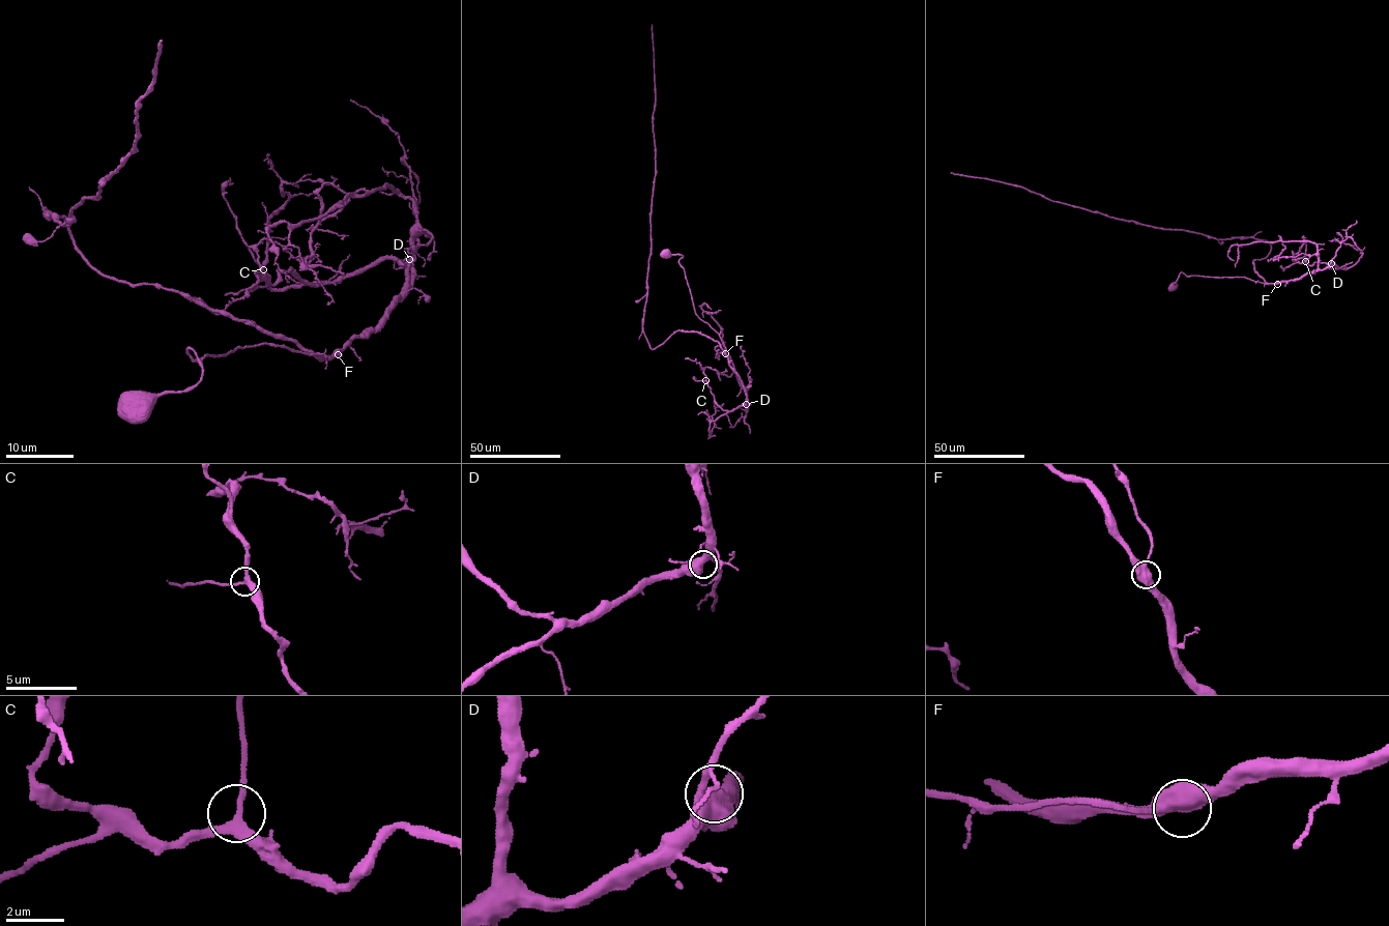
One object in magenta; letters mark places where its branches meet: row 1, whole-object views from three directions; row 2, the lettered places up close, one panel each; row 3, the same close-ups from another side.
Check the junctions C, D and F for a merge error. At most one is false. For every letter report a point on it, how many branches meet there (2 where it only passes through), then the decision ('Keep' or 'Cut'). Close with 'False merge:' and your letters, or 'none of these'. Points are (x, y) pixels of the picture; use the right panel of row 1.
C: Place: (1305, 261). Branches: 3. Keep
D: Place: (1331, 263). Branches: 3. Keep
F: Place: (1277, 284). Branches: 3. Keep
False merge: none of these

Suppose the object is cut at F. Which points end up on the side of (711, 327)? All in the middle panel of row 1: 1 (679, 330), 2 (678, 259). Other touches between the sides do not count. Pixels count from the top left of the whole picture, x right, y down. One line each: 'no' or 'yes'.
1: no
2: yes

